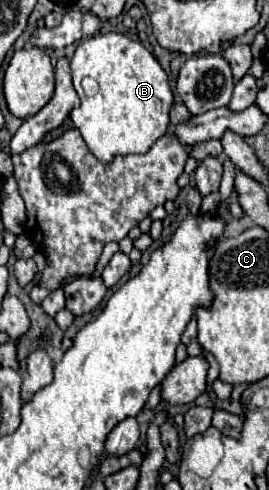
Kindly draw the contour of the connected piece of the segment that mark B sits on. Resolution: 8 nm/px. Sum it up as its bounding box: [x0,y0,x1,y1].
[70,33,174,163]

